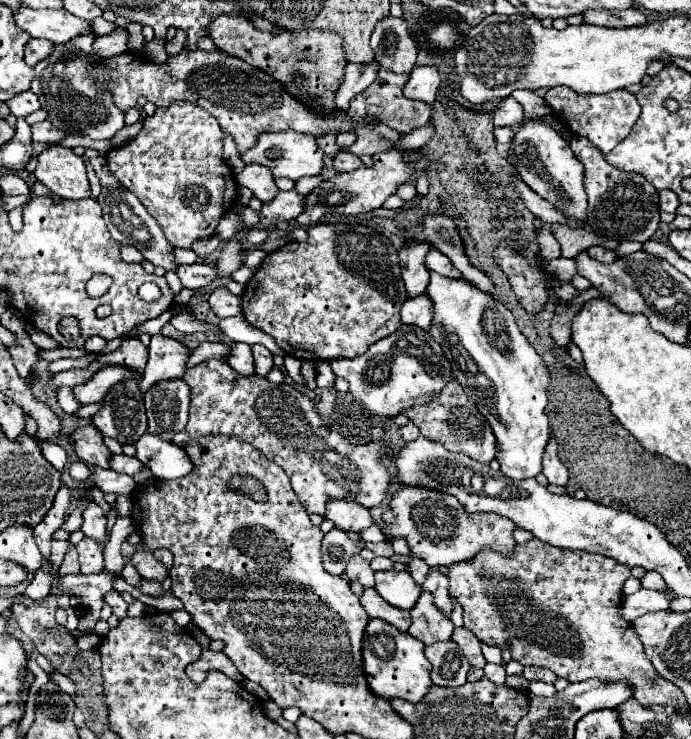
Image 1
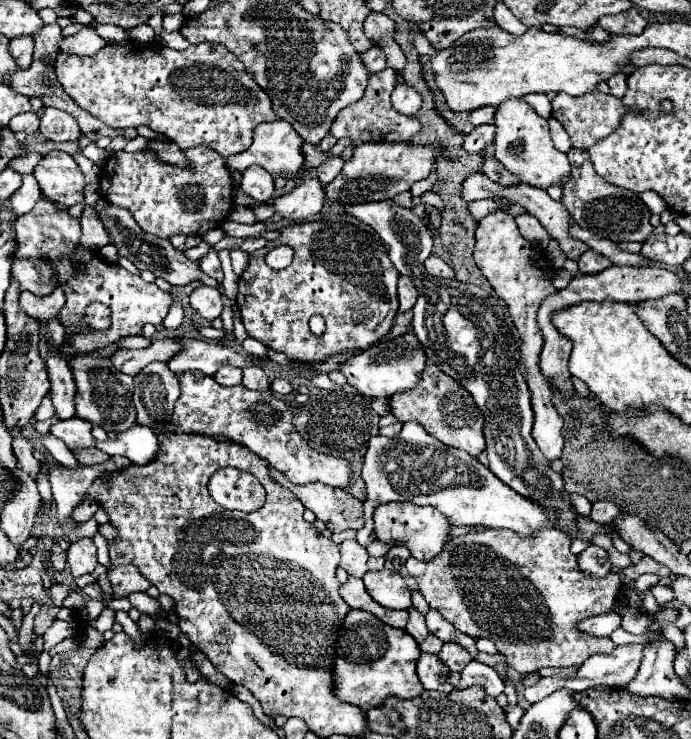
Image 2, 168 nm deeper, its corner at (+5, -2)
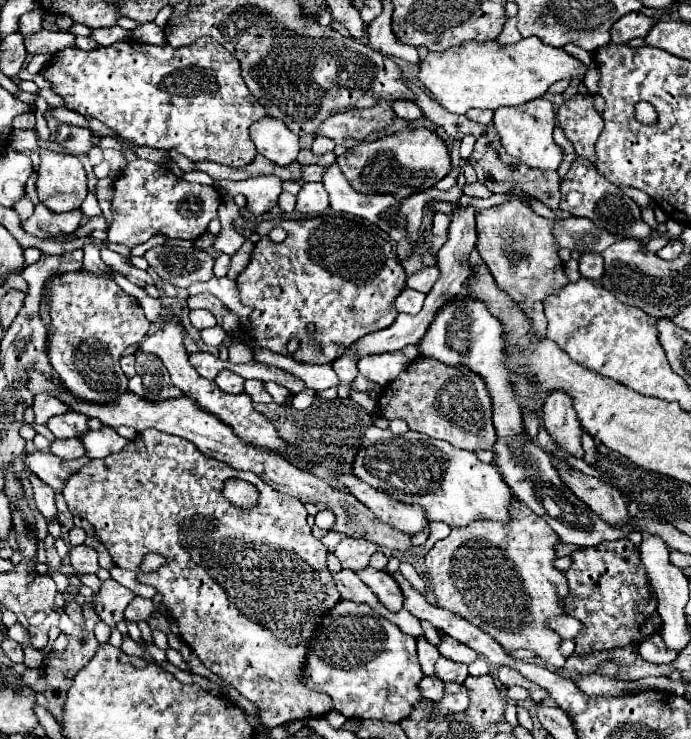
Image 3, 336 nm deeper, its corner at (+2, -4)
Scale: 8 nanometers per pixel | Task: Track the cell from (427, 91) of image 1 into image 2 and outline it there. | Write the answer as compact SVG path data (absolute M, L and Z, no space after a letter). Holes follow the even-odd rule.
M400 82L394 92L392 92L392 106L406 116L414 116L418 112L418 106L422 106L422 98L418 92L414 92L414 88L406 86L404 82Z

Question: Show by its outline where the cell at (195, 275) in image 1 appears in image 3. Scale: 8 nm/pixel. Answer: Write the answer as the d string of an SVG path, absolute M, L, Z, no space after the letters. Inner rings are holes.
M219 254L217 258L215 258L215 266L213 266L213 274L217 276L217 278L223 278L225 274L227 274L227 270L229 270L229 256L227 254Z

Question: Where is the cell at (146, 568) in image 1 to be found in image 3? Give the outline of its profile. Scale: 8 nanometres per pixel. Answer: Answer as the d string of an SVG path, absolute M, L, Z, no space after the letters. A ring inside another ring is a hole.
M109 578L103 582L101 590L95 596L95 610L99 612L103 622L115 628L115 624L123 620L123 612L133 598L135 598L135 592L121 586L117 580Z

